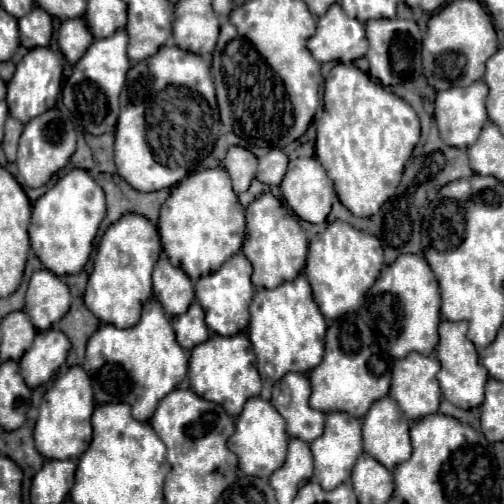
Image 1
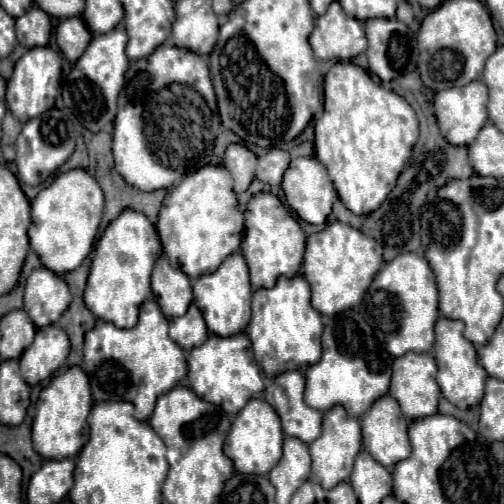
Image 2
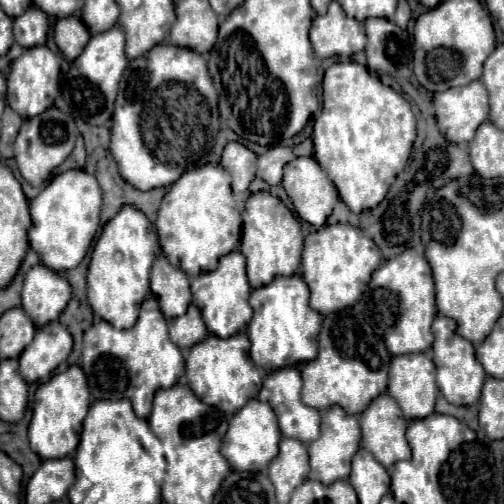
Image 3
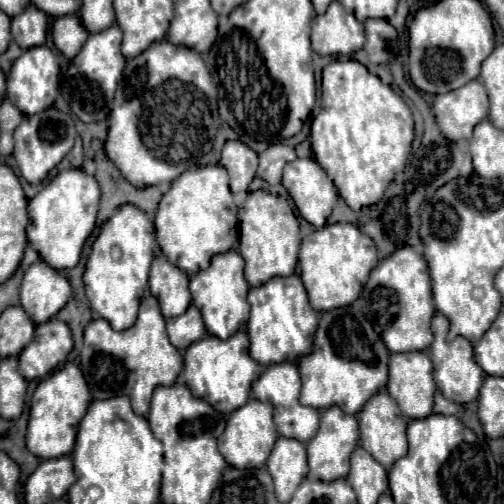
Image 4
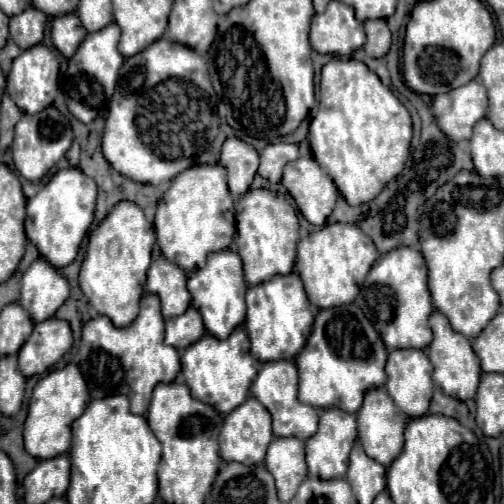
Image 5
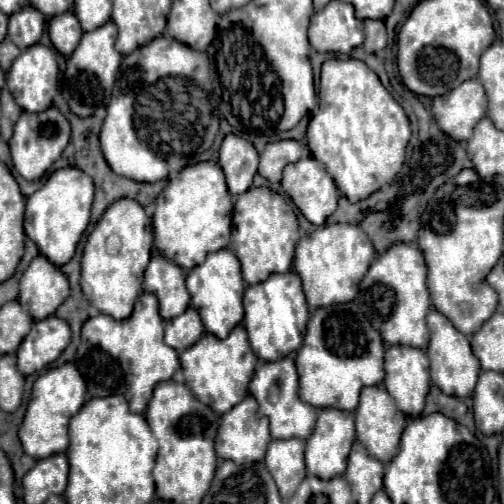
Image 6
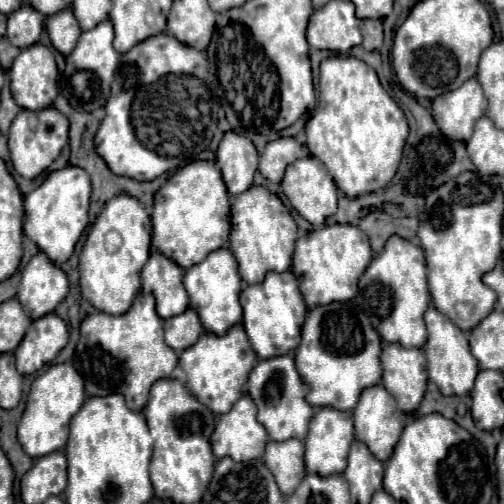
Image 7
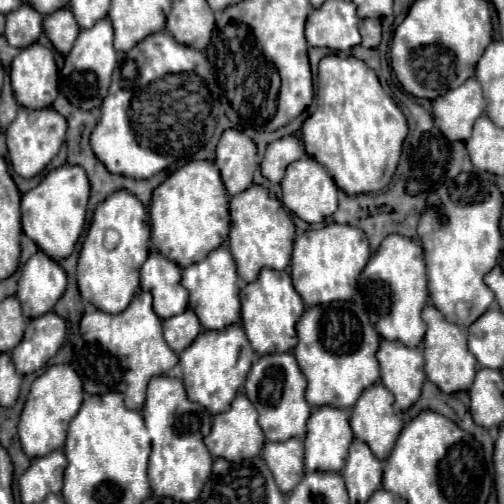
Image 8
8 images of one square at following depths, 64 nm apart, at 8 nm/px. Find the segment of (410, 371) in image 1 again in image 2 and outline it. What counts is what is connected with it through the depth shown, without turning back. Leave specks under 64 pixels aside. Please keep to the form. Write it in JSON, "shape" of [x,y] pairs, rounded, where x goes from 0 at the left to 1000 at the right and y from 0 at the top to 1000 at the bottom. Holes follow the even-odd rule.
{"shape":[[[810,698],[810,702],[782,714],[782,722],[778,722],[778,762],[774,762],[770,782],[778,790],[786,790],[786,798],[794,802],[794,813],[813,833],[841,829],[841,825],[853,825],[853,821],[869,817],[873,770],[865,762],[865,734],[869,730],[865,730],[865,714],[861,714],[857,702]]]}

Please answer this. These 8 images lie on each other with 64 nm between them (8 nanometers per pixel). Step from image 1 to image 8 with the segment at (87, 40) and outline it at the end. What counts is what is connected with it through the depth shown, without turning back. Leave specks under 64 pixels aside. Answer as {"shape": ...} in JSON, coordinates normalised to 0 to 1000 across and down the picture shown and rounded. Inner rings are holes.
{"shape":[[[123,16],[87,36],[87,63],[115,103],[135,107],[143,99],[143,87],[155,71],[159,56],[155,56],[143,24],[135,16]]]}

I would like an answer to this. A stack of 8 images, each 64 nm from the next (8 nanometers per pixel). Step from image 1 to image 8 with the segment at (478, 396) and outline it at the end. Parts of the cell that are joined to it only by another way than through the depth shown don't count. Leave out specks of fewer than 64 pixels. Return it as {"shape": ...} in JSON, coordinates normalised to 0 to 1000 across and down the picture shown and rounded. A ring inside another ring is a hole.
{"shape":[[[845,607],[837,615],[837,635],[849,655],[841,667],[841,710],[845,710],[845,746],[857,754],[881,782],[925,778],[937,766],[944,742],[944,710],[929,698],[925,687],[925,655],[909,643],[889,639],[861,607]]]}

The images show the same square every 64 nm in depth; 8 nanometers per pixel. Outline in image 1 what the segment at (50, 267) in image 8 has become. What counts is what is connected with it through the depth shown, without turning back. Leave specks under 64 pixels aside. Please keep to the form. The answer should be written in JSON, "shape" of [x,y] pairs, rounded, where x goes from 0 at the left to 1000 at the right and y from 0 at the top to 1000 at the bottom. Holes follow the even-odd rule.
{"shape":[[[83,532],[60,552],[48,615],[75,655],[95,655],[135,619],[139,595],[135,567],[111,544]]]}

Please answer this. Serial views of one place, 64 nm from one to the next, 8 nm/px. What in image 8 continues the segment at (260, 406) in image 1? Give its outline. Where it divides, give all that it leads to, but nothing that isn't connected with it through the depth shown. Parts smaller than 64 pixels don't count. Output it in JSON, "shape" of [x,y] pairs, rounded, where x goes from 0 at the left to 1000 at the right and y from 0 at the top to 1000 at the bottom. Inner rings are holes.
{"shape":[[[472,782],[452,817],[440,817],[440,821],[425,825],[421,857],[405,869],[405,877],[417,893],[417,901],[429,905],[429,909],[484,913],[484,909],[512,905],[520,897],[520,885],[524,885],[524,857],[512,845],[512,817],[500,806],[500,798],[484,782]]]}

